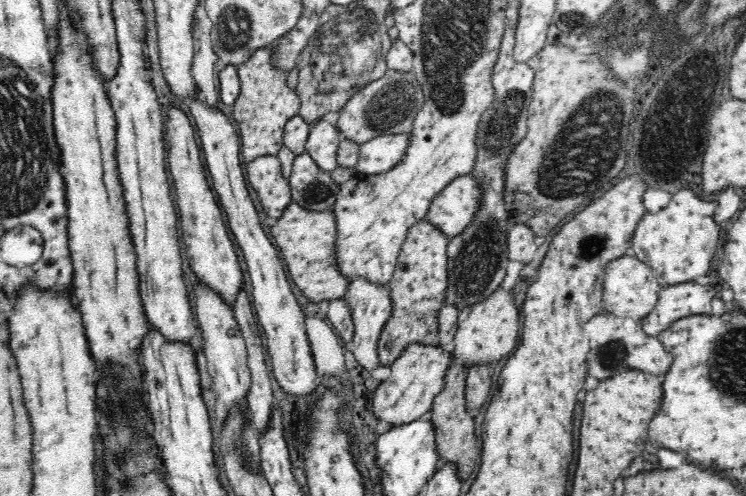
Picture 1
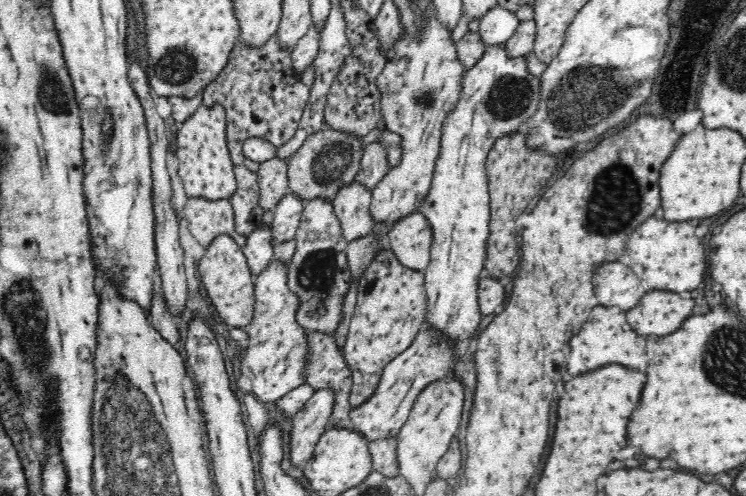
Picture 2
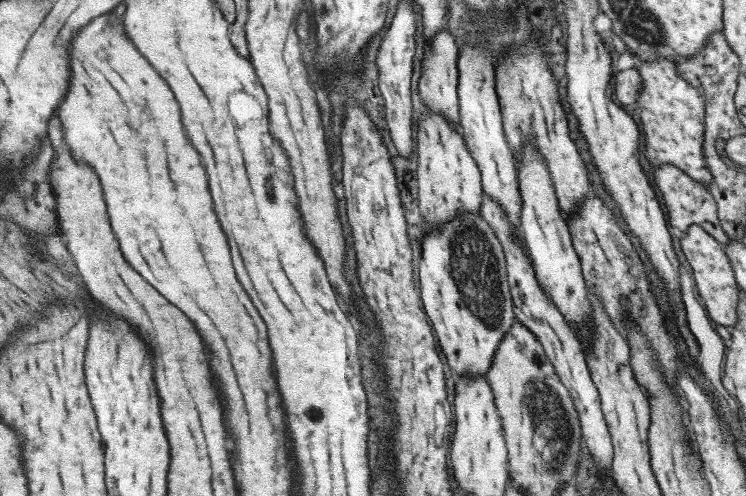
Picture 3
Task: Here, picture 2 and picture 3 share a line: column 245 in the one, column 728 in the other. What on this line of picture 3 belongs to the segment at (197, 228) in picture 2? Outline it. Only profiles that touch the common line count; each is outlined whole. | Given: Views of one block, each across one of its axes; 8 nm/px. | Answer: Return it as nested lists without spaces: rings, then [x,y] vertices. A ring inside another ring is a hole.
[[[651,165],[652,172],[649,173],[651,183],[654,184],[656,191],[661,194],[661,200],[663,200],[663,206],[667,210],[667,226],[669,230],[673,232],[673,242],[677,242],[679,238],[685,236],[687,228],[693,225],[699,225],[717,239],[722,242],[723,245],[729,242],[729,237],[721,229],[719,221],[717,221],[717,207],[715,207],[715,201],[711,197],[711,194],[704,188],[703,184],[699,181],[689,177],[681,169],[671,165],[653,166]]]

